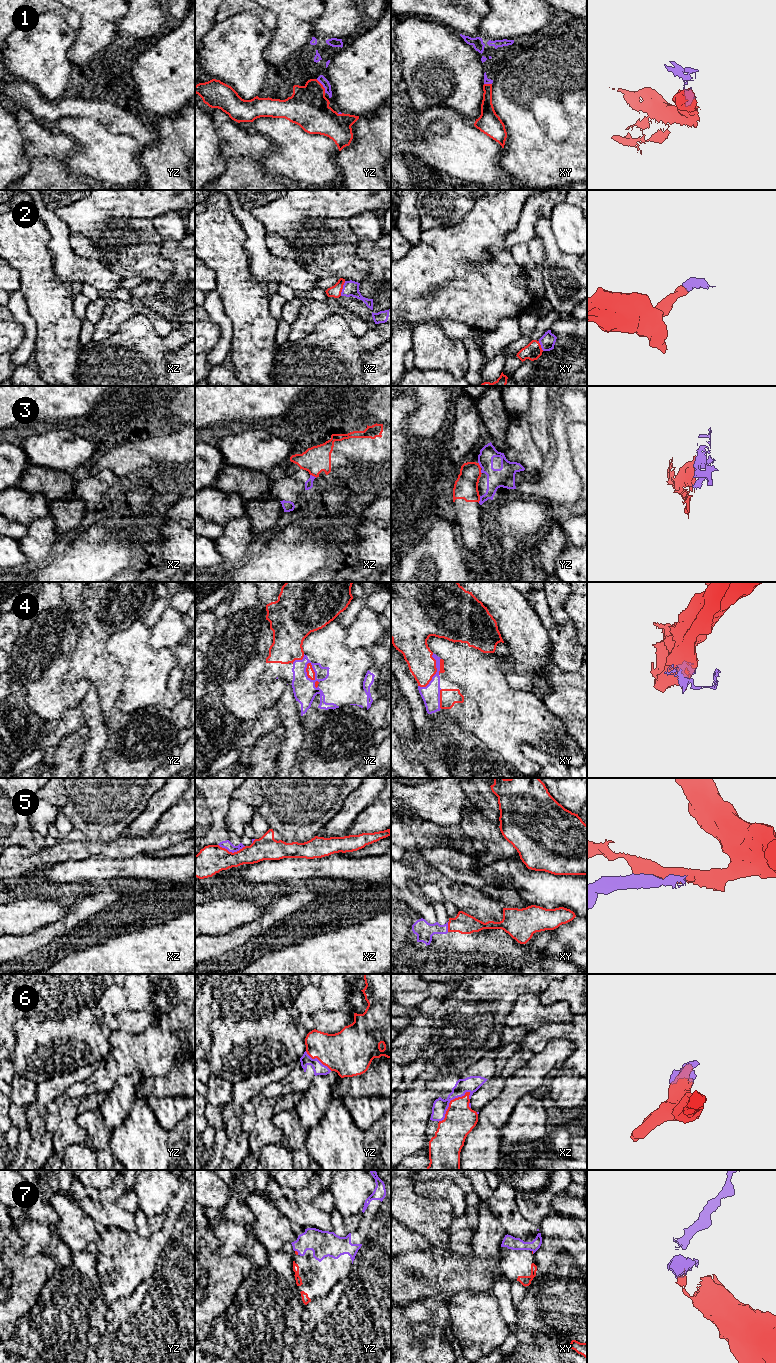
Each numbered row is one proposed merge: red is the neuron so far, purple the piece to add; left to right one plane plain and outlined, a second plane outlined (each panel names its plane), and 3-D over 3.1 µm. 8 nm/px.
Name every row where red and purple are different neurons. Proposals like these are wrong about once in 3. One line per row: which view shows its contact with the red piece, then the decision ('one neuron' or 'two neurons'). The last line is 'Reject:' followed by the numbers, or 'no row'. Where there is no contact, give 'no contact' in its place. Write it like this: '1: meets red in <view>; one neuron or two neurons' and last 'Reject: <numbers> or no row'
1: meets red in yz; two neurons
2: meets red in xz; one neuron
3: meets red in yz; two neurons
4: meets red in xy; one neuron
5: meets red in xz; two neurons
6: meets red in xz; one neuron
7: meets red in yz; one neuron
Reject: 1, 3, 5

